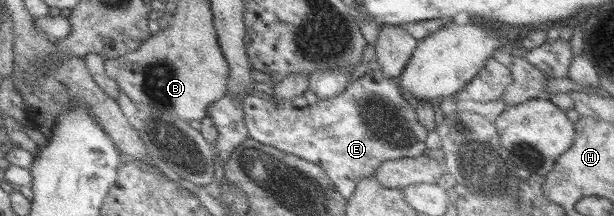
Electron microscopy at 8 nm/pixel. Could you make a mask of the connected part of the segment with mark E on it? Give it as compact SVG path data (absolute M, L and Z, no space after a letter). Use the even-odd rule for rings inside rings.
M373 70L347 83L332 98L318 99L316 103L304 107L294 107L288 100L275 100L272 103L246 94L240 103L247 138L278 149L280 152L297 156L300 160L317 164L338 194L347 199L352 194L355 184L361 178L373 176L380 163L402 157L412 158L420 155L425 148L426 129L419 123L417 114L409 102L402 98L396 87L390 85L388 79L390 78L384 78L379 70Z

